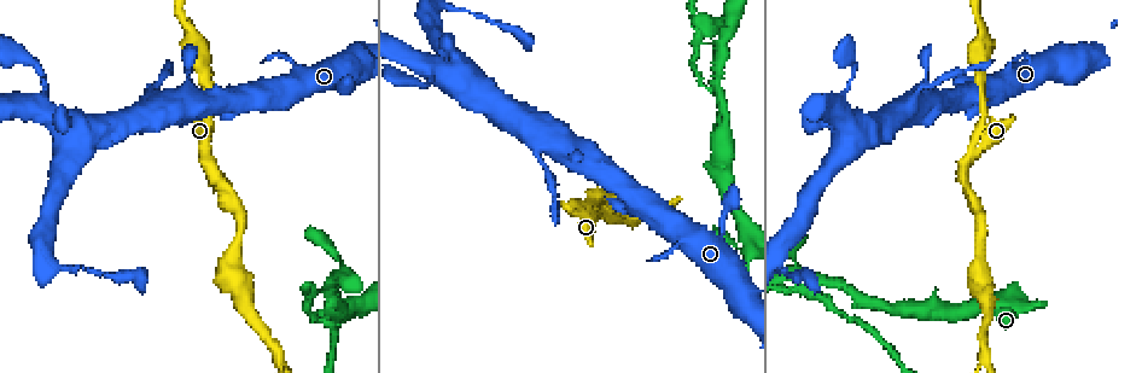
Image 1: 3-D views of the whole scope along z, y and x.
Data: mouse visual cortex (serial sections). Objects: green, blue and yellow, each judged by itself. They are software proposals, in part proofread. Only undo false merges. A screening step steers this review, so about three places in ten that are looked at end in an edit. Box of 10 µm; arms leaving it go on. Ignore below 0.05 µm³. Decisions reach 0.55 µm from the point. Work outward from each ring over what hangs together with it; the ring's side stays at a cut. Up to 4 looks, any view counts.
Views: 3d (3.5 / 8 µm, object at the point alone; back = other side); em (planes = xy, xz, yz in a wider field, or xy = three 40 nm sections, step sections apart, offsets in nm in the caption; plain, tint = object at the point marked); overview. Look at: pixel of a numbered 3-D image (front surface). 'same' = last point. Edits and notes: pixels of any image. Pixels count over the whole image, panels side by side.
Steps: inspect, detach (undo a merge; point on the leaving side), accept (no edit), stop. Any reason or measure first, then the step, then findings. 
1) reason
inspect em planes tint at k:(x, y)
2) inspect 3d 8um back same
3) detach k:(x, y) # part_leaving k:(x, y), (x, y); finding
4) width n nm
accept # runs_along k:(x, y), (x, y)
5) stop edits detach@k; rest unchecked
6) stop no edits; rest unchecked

thin neck
inspect 3d 3.5um at 1:(913, 101)

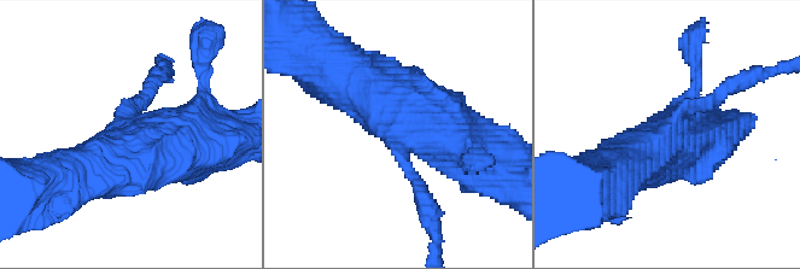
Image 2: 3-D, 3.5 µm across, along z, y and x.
need the tissue
inspect em xy step 1 tint at 2:(414, 135)

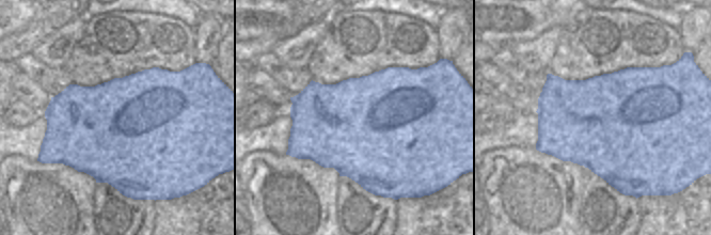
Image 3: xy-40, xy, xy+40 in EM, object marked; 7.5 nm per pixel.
detach 2:(722, 93) # part_leaving 2:(685, 110), (776, 69); a second cell is stuck on

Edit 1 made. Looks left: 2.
inspect 3d 8um at 1:(70, 147)

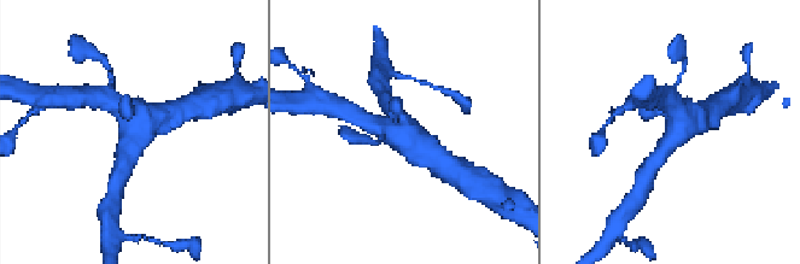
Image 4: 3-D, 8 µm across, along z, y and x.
inspect em xy step 3 tint same

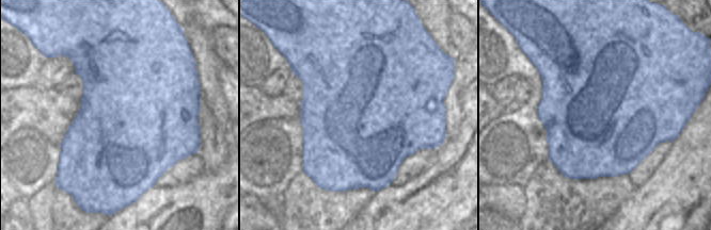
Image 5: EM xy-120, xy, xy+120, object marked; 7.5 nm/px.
accept # runs_along 4:(438, 162), (404, 138), (400, 122); continuous, no second cell

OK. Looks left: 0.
stop edits detach@2; rest unchecked

